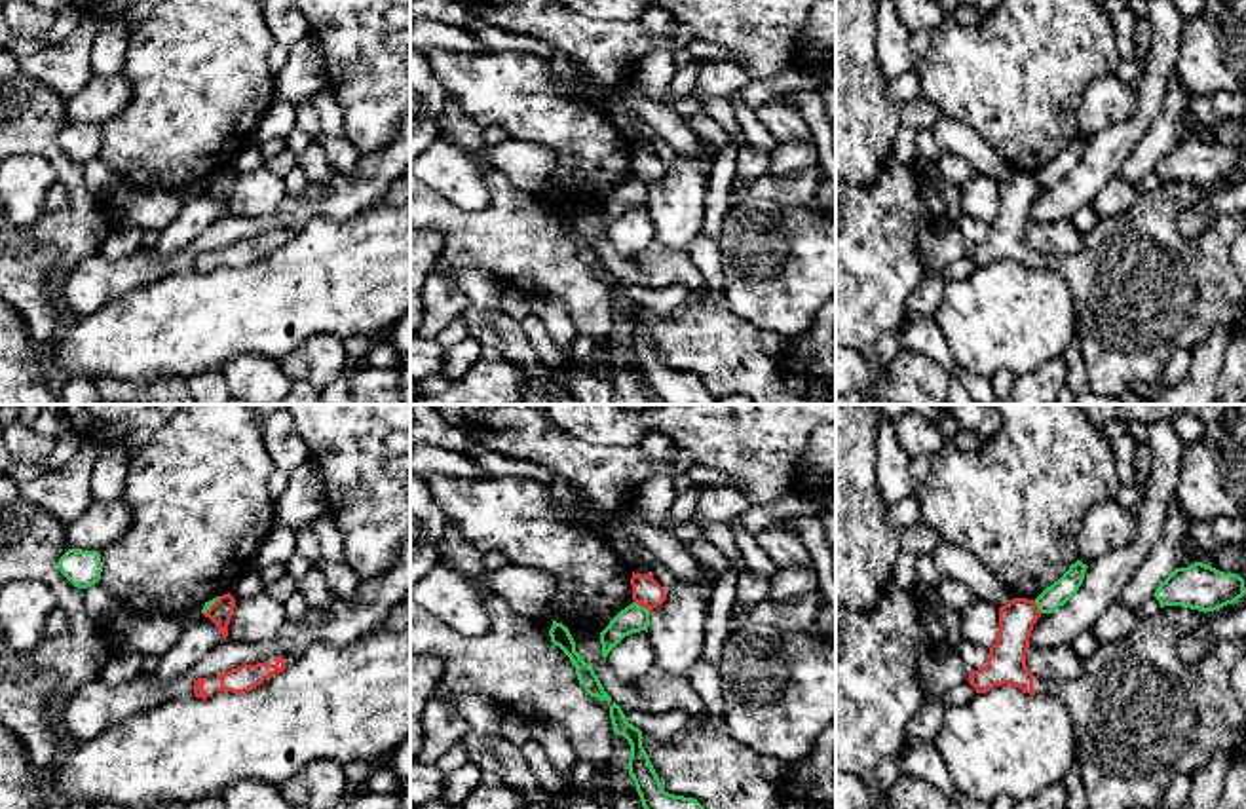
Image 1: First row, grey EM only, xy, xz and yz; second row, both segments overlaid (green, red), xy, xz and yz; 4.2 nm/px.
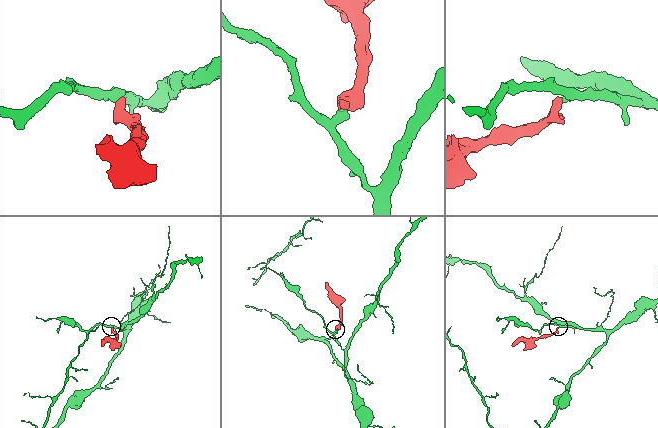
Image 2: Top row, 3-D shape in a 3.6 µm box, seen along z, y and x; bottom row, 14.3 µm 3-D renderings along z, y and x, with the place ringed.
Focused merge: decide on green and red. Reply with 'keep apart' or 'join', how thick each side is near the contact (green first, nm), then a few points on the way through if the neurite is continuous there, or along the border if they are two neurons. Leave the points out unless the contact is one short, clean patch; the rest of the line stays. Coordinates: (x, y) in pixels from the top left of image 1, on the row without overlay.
keep apart; calibres 120 and 120 nm; border xz (633, 177), (650, 185)

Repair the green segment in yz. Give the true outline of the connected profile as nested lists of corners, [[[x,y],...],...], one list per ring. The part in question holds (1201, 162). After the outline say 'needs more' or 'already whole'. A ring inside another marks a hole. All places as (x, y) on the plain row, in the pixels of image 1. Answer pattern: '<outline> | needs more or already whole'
[[[1202,137],[1176,142],[1155,165],[1161,182],[1181,180],[1199,186],[1214,186],[1246,169],[1244,154],[1225,148]]] | already whole

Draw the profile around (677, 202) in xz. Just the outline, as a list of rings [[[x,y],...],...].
[[[699,135],[699,158],[676,156],[667,175],[650,186],[648,215],[659,245],[688,253],[703,232],[705,192],[716,150]]]

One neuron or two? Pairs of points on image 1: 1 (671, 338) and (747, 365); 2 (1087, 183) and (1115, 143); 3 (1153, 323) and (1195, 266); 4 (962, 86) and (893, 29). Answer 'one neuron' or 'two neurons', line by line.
1: one neuron
2: one neuron
3: one neuron
4: two neurons

